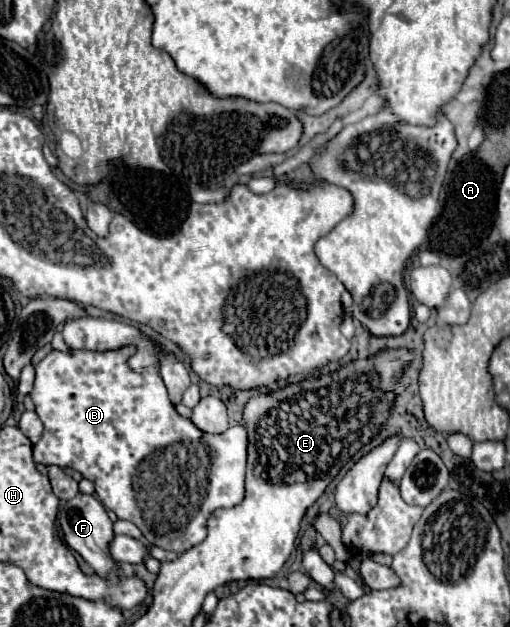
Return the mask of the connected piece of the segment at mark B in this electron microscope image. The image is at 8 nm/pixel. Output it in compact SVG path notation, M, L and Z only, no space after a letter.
M123 347L117 351L105 351L105 353L97 353L97 351L71 351L71 353L61 353L61 351L51 351L45 359L41 359L35 365L35 391L31 393L31 397L35 397L35 413L39 415L41 423L43 423L43 435L37 441L37 445L33 445L33 461L35 463L43 463L43 465L57 465L57 467L71 467L75 471L79 471L85 479L89 479L95 485L97 497L99 501L105 505L105 509L113 511L119 519L131 521L135 523L143 537L155 545L161 547L165 551L173 551L177 555L185 553L187 549L195 547L197 543L201 543L207 537L207 519L209 515L219 509L219 507L235 507L243 501L245 497L245 461L247 461L247 431L243 425L233 425L229 427L225 433L221 435L207 435L203 431L199 431L189 419L181 417L173 403L169 401L165 383L159 375L159 367L151 367L143 373L133 373L127 367L127 359L131 357L135 349L133 347Z

